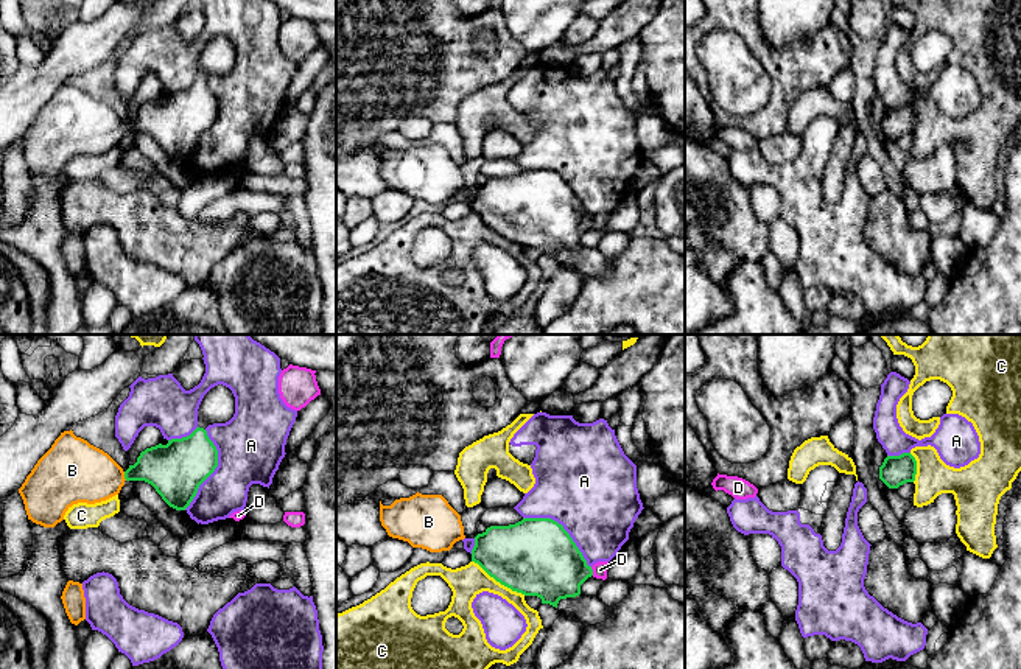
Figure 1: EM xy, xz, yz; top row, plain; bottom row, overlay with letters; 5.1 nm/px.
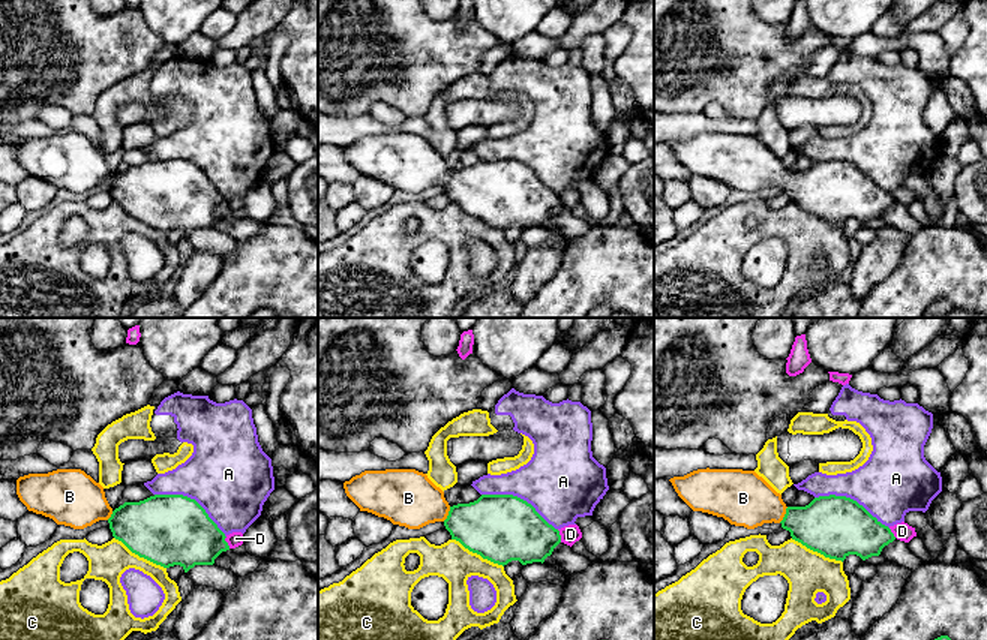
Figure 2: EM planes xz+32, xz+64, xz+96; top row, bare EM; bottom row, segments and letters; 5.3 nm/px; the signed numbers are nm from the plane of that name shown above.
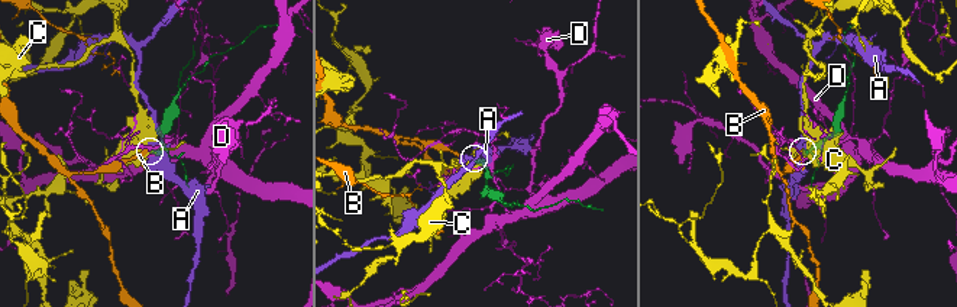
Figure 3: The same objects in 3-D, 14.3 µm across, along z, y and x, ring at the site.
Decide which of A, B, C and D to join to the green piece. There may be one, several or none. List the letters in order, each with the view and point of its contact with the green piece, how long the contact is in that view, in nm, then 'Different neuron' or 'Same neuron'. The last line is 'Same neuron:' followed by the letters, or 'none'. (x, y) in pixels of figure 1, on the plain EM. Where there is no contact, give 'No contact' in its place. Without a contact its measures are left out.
A: Touches green at xz (562, 179). Shared border 440 nm. Different neuron
B: Touches green at xy (125, 128). Shared border 50 nm. Same neuron
C: Touches green at xz (498, 232). Shared border 340 nm. Different neuron
D: Touches green at xz (592, 223). Shared border 50 nm. Different neuron
Same neuron: B

